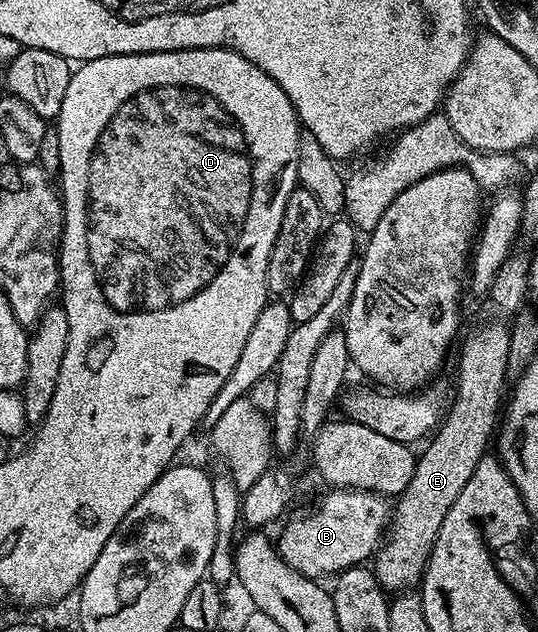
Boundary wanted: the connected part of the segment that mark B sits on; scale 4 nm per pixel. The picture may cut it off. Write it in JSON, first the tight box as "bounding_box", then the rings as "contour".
{"bounding_box":[278,489,389,579],"contour":[[[332,489],[313,509],[308,509],[285,523],[284,530],[280,533],[280,541],[278,540],[280,557],[303,577],[324,579],[320,577],[330,576],[331,578],[333,575],[343,573],[345,569],[363,566],[367,562],[364,560],[367,557],[369,560],[380,548],[389,520],[389,502],[380,494],[367,493],[361,489]]]}

